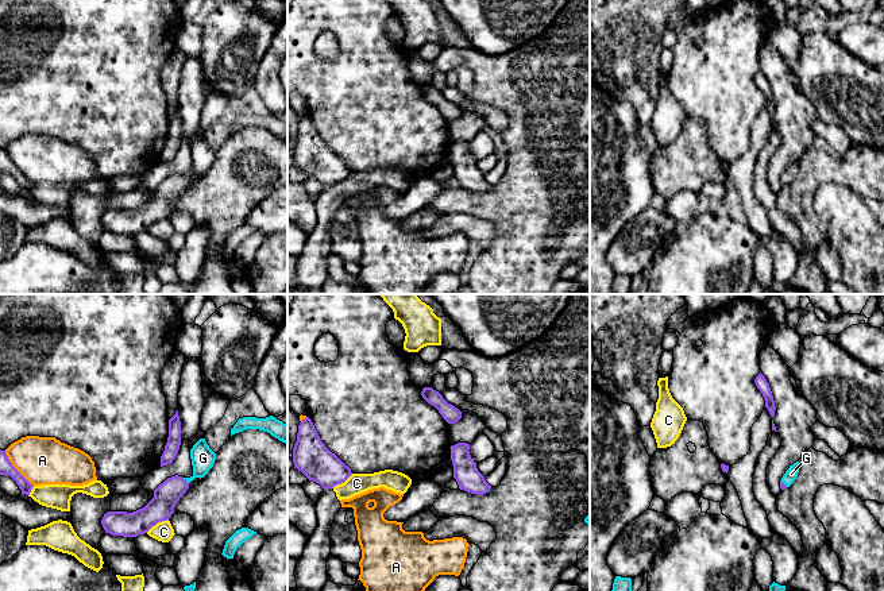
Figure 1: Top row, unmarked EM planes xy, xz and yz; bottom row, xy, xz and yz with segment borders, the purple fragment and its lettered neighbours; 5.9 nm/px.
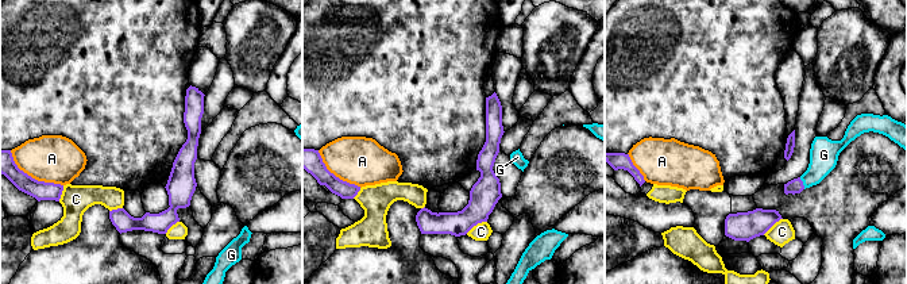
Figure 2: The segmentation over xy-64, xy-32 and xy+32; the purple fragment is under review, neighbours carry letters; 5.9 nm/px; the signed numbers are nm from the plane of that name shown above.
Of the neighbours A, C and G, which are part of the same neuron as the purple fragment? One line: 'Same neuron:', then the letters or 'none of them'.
Same neuron: G

